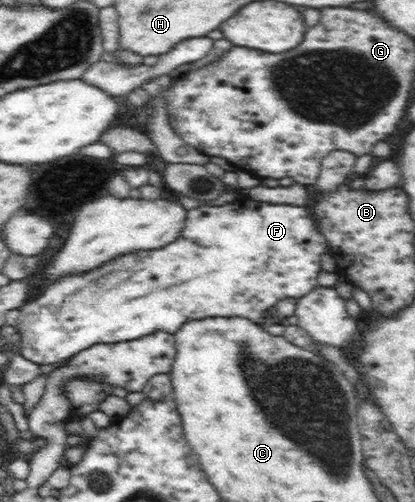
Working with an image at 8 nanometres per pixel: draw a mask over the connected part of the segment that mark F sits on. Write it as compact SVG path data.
M226 203L223 205L199 205L185 212L184 226L180 236L158 250L140 250L136 254L124 254L114 258L112 262L87 271L82 274L63 275L56 279L54 283L46 285L40 296L34 300L22 303L17 310L20 317L17 321L17 332L20 335L18 355L34 364L56 364L62 360L70 360L81 350L86 350L94 344L114 344L124 341L133 341L139 336L150 334L155 330L164 330L174 334L186 321L197 320L206 317L246 317L254 323L261 324L263 321L262 312L266 308L272 308L279 300L291 296L299 299L301 296L312 292L318 287L316 280L320 267L320 254L330 252L327 240L317 229L316 220L312 217L308 206L292 206L291 204L258 204L258 208L242 208L236 210L234 204Z

